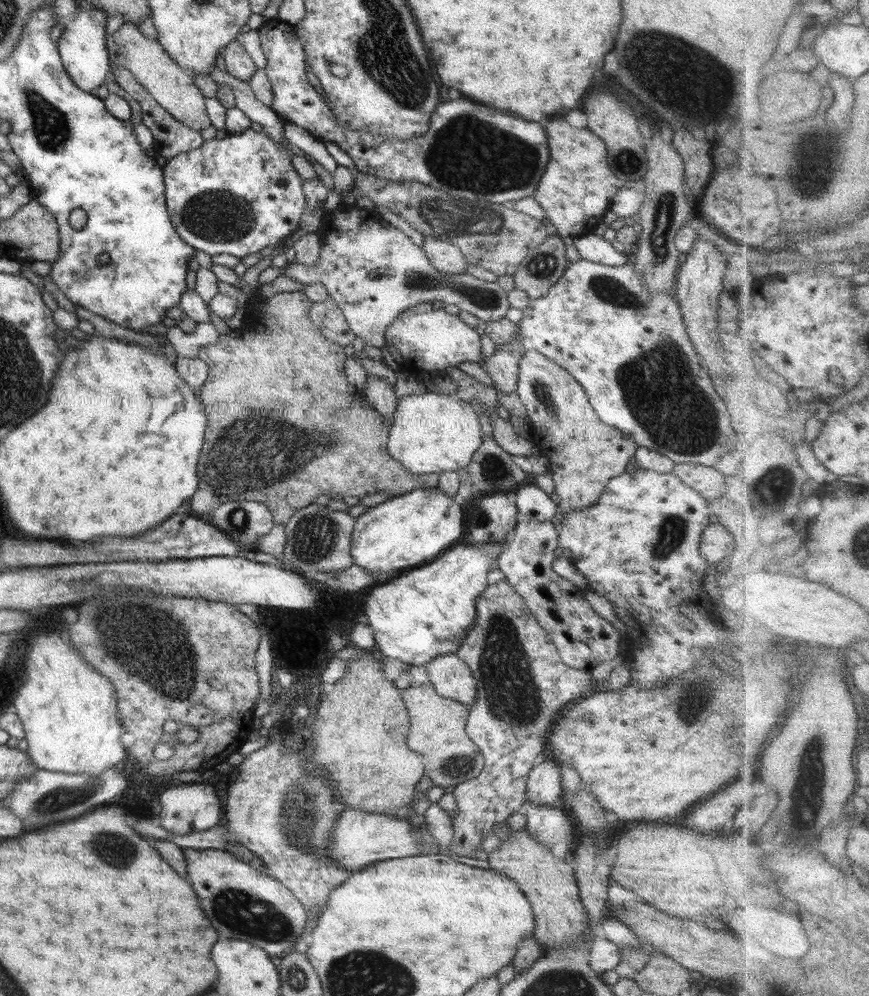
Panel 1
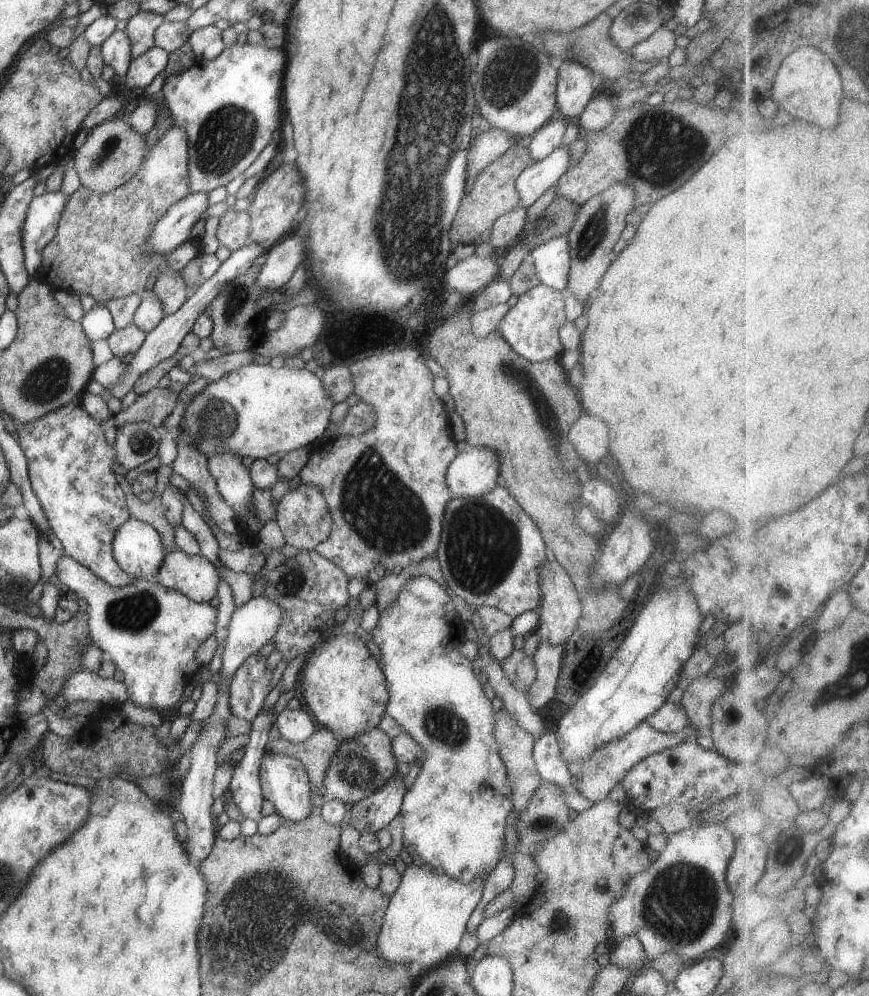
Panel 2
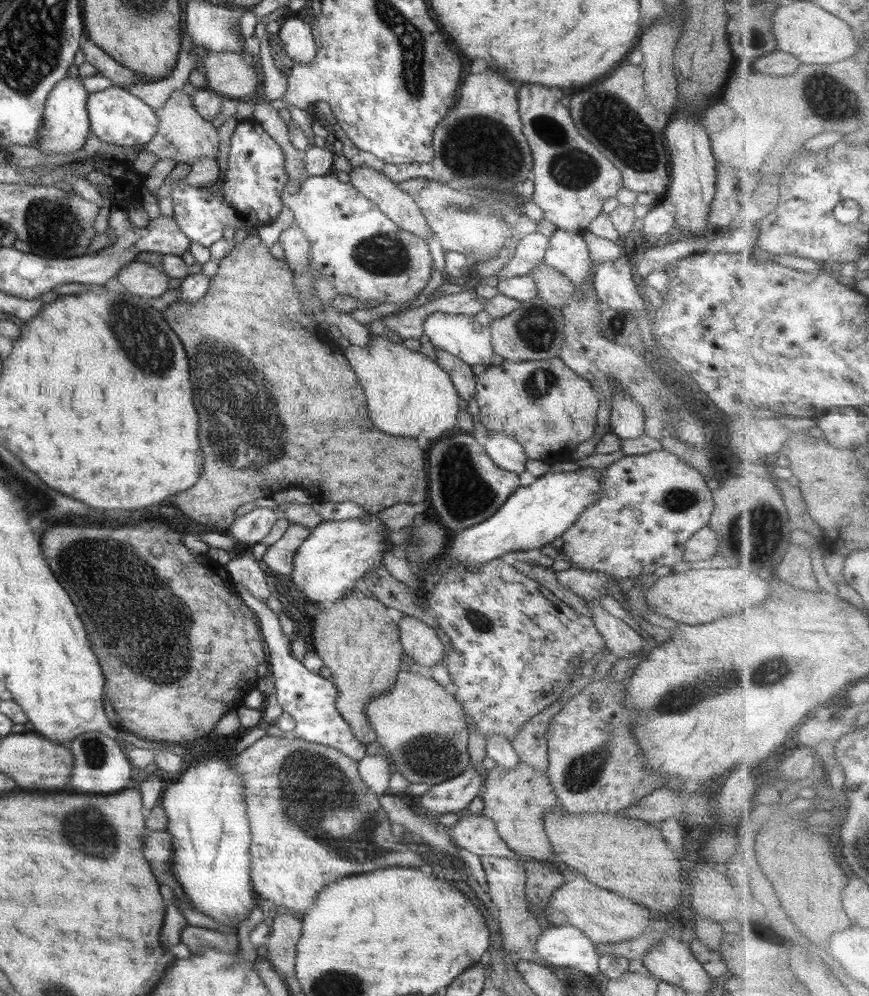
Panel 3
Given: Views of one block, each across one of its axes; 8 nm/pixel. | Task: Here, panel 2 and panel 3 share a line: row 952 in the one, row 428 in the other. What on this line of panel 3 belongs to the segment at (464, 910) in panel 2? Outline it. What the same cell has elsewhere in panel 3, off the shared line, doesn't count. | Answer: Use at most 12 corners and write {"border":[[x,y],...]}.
{"border":[[386,335],[343,349],[382,432],[457,430],[458,391]]}

